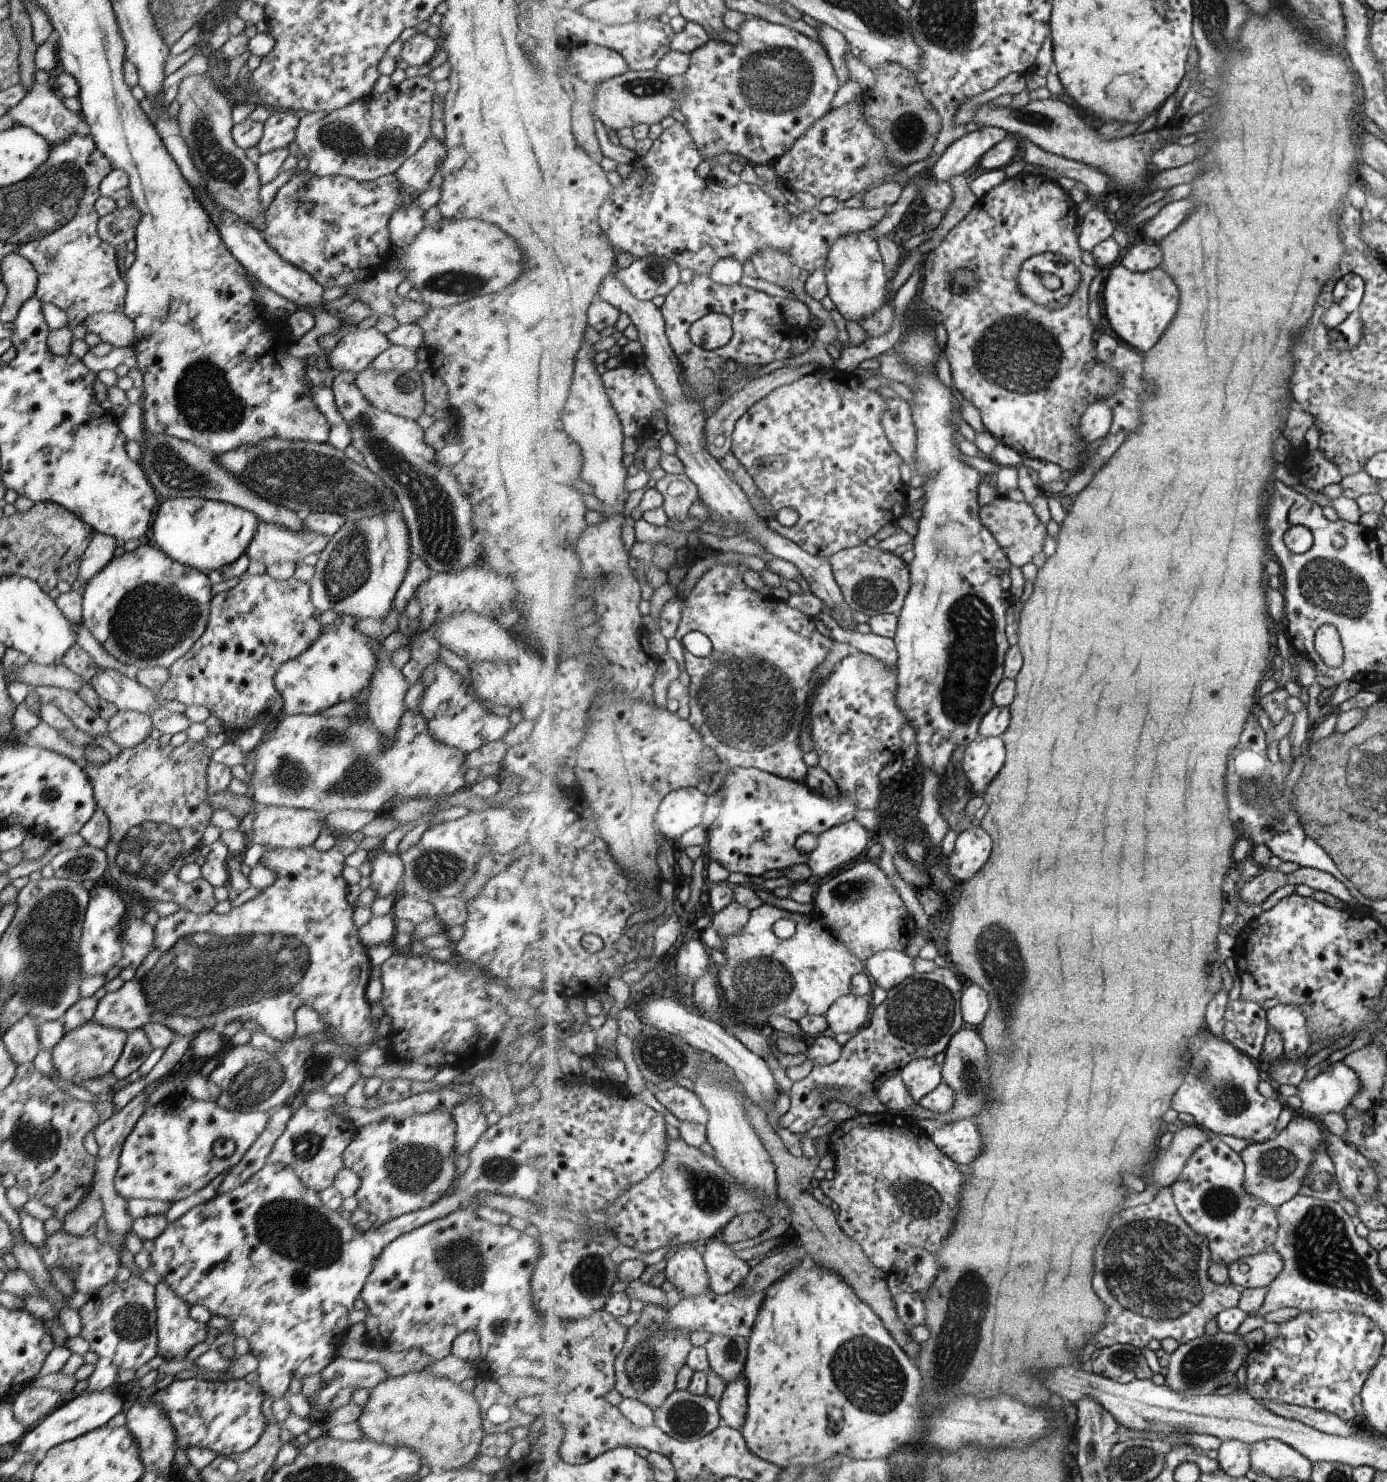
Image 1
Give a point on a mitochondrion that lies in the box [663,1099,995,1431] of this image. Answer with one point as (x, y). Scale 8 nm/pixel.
(868, 1374)

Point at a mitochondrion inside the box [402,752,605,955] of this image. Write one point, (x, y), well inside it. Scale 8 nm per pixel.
(438, 869)

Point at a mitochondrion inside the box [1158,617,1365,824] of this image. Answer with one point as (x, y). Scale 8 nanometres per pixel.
(1250, 784)

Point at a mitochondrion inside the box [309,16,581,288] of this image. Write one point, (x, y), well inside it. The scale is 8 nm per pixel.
(344, 139)

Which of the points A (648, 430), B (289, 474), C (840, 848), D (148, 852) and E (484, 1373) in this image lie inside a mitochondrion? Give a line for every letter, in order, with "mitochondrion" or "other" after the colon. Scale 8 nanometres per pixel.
A: other
B: mitochondrion
C: other
D: mitochondrion
E: other

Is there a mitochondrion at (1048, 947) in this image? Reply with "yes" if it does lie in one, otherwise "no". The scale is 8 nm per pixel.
no

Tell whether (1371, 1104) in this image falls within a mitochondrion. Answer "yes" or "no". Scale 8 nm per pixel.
no

